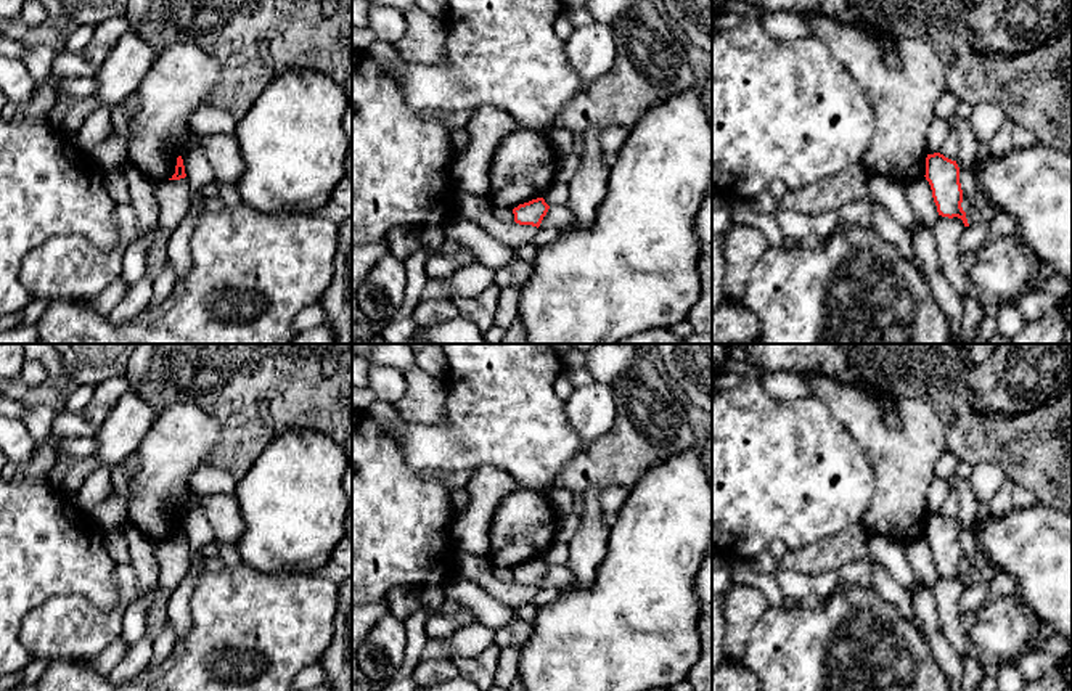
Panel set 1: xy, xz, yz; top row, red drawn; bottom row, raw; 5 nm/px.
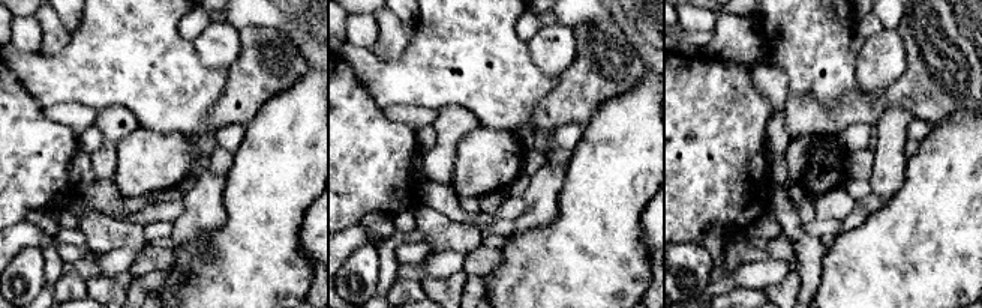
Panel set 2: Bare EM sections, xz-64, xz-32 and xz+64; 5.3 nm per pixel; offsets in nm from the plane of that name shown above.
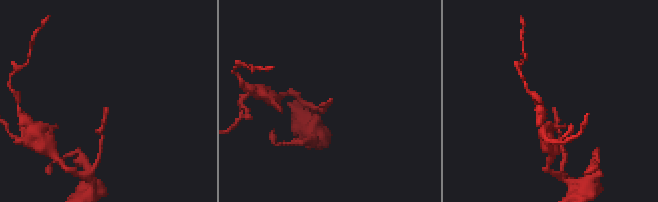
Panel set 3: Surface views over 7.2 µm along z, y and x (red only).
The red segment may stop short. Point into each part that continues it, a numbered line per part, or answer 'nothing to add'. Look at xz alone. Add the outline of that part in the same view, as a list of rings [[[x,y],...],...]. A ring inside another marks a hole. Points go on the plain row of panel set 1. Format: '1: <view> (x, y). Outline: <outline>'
nothing to add

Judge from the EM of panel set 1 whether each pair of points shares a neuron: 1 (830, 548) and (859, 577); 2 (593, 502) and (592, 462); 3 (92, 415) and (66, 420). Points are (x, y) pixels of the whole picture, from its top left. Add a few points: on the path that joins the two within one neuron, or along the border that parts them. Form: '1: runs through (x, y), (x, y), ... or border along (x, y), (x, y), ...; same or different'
1: border along (868, 561), (847, 561), (836, 569); different
2: border along (601, 487), (589, 487), (582, 494); different
3: runs through (85, 420), (73, 420); same

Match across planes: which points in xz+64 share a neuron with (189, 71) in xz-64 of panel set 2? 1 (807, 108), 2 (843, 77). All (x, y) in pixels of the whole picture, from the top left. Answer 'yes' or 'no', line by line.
1: no
2: yes

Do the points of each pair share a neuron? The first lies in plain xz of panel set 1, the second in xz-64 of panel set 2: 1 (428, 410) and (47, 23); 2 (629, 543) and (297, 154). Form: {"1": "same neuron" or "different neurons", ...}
{"1": "same neuron", "2": "same neuron"}

